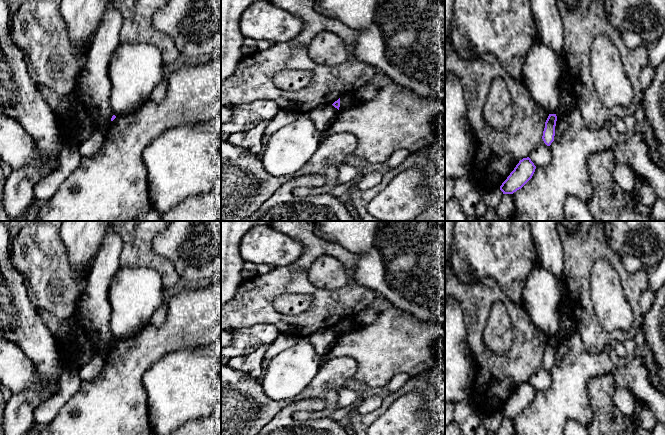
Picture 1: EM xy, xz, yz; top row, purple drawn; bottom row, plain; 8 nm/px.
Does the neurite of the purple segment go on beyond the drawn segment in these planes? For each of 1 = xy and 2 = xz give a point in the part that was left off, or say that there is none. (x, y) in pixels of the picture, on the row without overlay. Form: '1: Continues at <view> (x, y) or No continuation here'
1: No continuation here
2: No continuation here

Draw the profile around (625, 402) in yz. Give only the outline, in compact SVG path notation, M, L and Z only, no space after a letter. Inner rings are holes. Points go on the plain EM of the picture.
M616 388L613 402L617 410L627 417L633 417L636 406L636 398L627 388Z

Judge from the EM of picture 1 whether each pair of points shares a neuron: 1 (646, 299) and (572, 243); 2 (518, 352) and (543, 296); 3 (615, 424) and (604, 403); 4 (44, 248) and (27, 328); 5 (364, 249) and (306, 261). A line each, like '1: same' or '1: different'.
1: different
2: different
3: same
4: different
5: different

